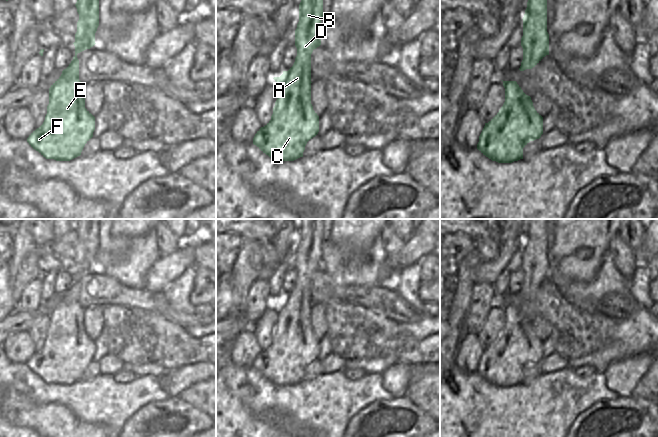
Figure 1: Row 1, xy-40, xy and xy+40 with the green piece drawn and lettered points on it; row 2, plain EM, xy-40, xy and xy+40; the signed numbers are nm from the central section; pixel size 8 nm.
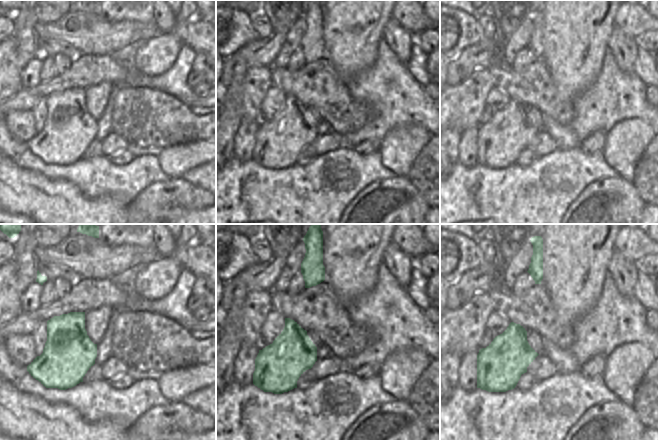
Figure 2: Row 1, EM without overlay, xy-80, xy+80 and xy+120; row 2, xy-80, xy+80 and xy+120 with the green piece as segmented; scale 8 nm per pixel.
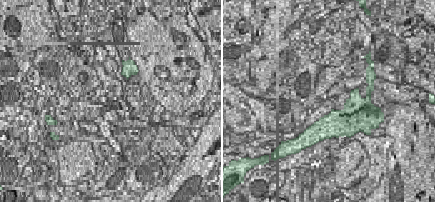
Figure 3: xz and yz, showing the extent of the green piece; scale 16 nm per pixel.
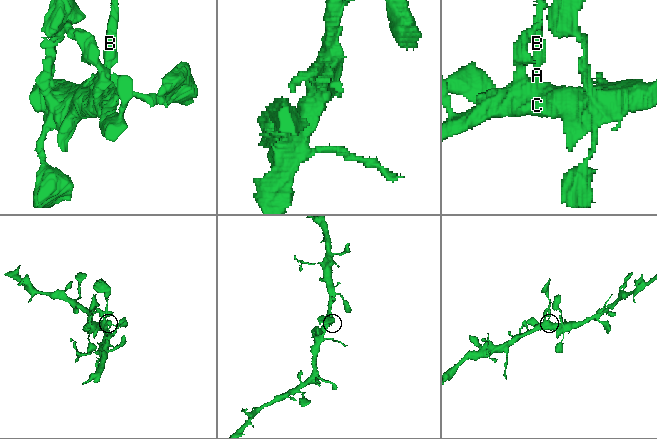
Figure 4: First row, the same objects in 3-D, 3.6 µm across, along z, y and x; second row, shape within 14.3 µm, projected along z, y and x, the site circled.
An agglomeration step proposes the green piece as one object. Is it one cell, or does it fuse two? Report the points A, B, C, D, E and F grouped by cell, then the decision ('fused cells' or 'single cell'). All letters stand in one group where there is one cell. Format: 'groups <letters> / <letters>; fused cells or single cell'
groups A B C D E F; single cell

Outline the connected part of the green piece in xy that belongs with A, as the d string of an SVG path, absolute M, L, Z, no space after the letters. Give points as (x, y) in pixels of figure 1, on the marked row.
M301 0L299 22L295 30L295 62L280 77L273 78L277 82L277 100L273 114L271 120L253 138L253 144L276 161L294 161L303 157L307 142L319 132L319 116L311 104L311 54L321 45L322 18L323 0Z

